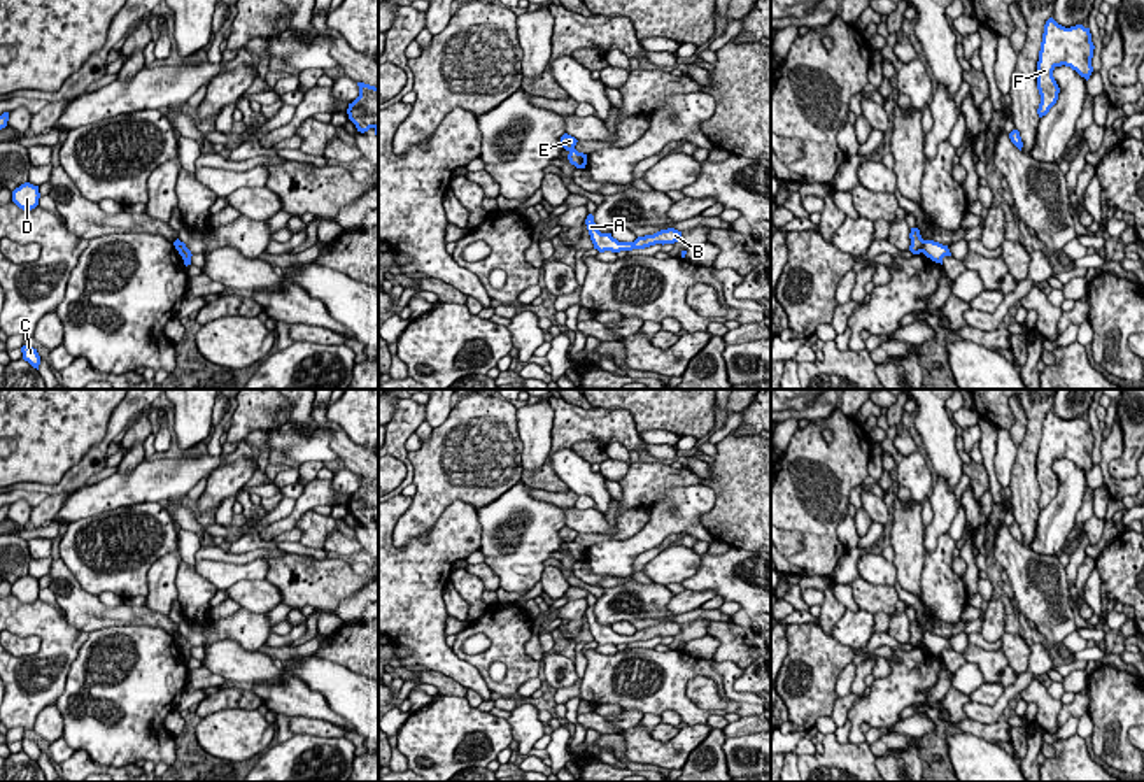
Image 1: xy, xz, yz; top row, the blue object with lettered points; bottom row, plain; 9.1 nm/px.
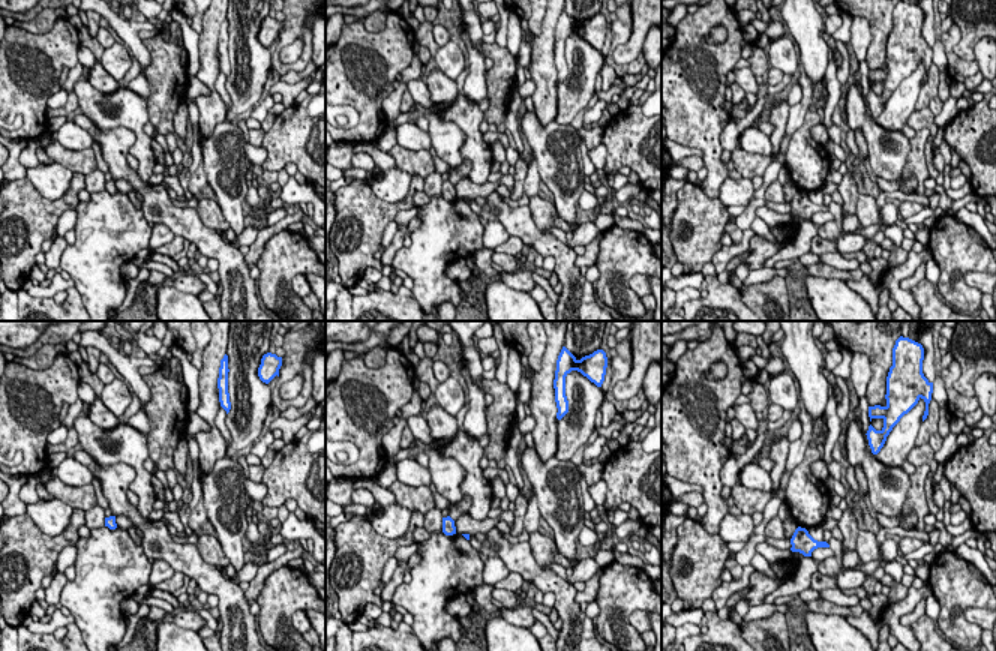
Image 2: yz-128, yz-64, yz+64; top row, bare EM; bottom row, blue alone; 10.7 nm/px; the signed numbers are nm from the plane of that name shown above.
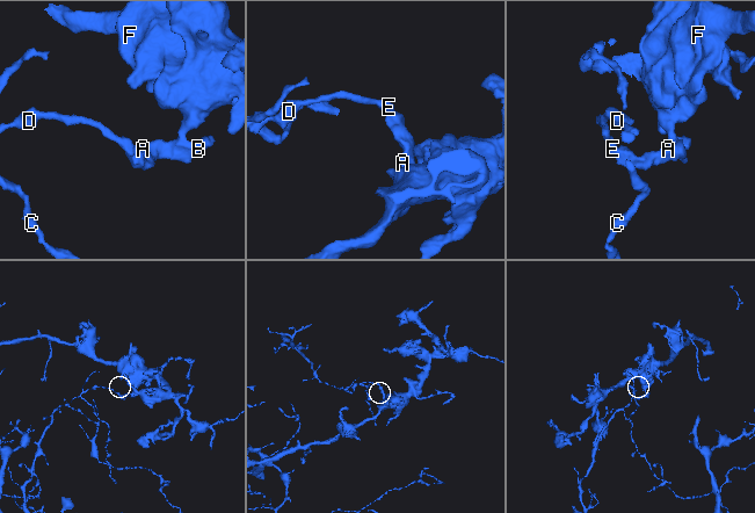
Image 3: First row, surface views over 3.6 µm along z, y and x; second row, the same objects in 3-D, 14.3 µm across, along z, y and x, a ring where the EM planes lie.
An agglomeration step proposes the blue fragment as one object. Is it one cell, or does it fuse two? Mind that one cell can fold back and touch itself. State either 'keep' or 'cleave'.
cleave

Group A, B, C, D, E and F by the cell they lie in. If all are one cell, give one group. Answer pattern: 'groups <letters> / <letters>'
groups A B F / C D E

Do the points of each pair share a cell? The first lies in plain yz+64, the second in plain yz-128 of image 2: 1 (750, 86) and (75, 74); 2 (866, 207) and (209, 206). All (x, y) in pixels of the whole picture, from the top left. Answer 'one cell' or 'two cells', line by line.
1: two cells
2: one cell

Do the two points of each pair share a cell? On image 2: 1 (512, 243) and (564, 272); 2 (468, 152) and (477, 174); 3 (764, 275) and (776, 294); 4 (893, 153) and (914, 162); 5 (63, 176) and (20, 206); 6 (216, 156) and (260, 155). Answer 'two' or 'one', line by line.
1: two
2: one
3: two
4: two
5: two
6: two

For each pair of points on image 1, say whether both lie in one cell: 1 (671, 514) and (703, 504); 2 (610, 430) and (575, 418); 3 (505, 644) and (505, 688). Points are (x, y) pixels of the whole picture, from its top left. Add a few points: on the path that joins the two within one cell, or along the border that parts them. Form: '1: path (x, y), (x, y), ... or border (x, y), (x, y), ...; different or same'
1: path (678, 511), (685, 504), (696, 504); same
2: path (601, 425), (584, 425); same
3: path (512, 654), (514, 677); same

